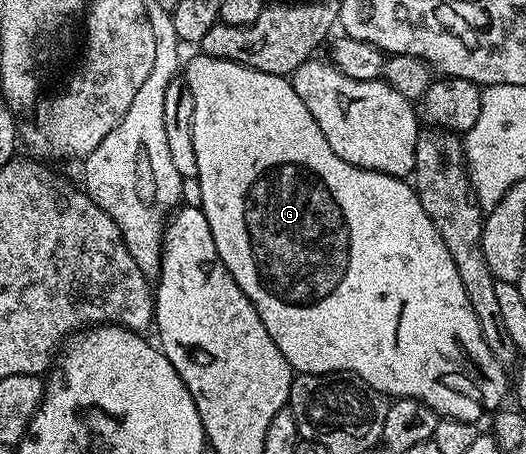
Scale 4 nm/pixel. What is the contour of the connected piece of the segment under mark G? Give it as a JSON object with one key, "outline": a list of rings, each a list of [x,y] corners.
{"outline":[[[196,54],[189,64],[187,61],[182,79],[194,94],[194,155],[198,158],[196,180],[200,184],[198,207],[206,214],[206,222],[210,222],[218,258],[222,258],[242,294],[246,294],[254,310],[258,310],[262,326],[266,326],[270,338],[274,338],[274,346],[282,350],[290,367],[297,373],[352,372],[389,398],[421,400],[434,409],[437,416],[450,420],[476,422],[487,408],[499,409],[504,395],[510,392],[509,373],[507,376],[505,365],[490,354],[490,346],[486,346],[486,338],[482,338],[482,326],[478,326],[478,318],[474,318],[474,310],[470,310],[470,298],[466,298],[462,278],[458,278],[458,266],[454,266],[454,258],[450,258],[442,234],[438,234],[434,222],[430,222],[430,214],[422,210],[415,187],[407,179],[359,168],[346,162],[346,158],[338,158],[330,142],[326,142],[326,134],[318,130],[314,114],[310,114],[302,98],[294,94],[291,79],[203,54]]]}

